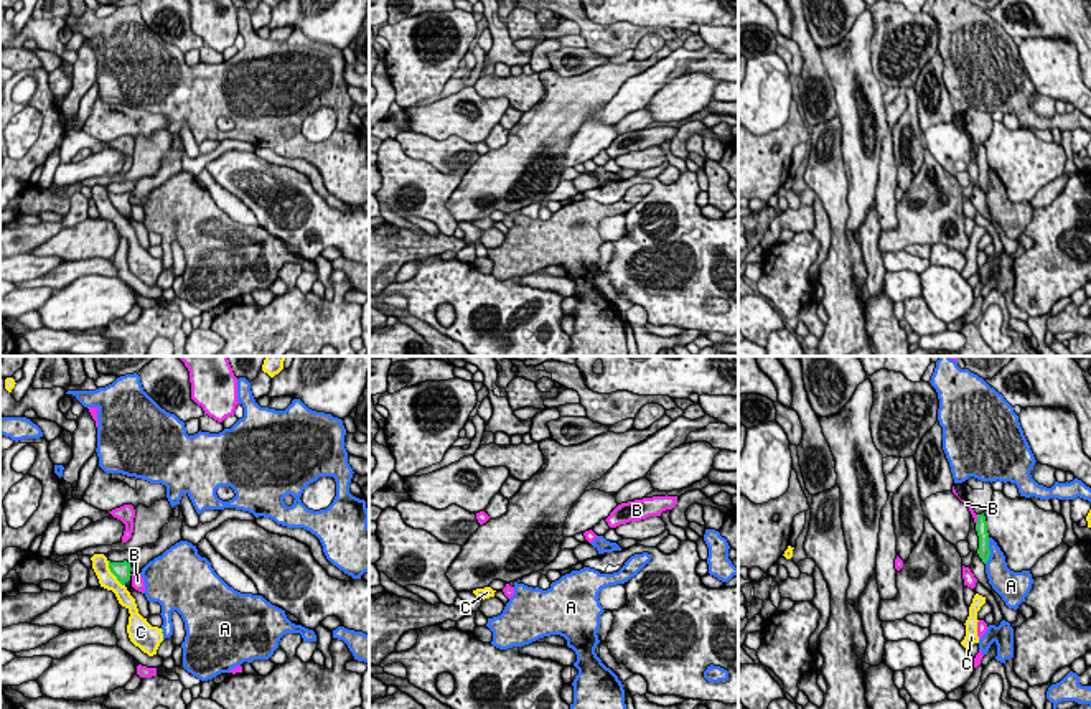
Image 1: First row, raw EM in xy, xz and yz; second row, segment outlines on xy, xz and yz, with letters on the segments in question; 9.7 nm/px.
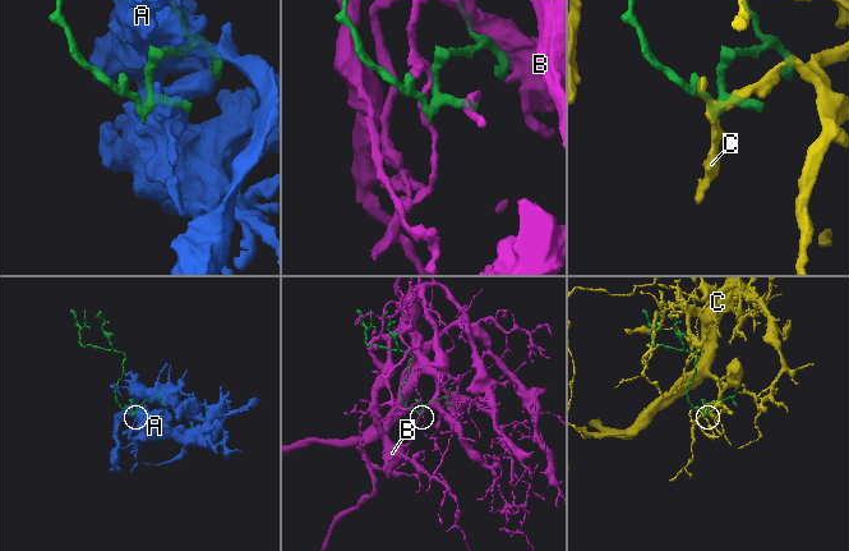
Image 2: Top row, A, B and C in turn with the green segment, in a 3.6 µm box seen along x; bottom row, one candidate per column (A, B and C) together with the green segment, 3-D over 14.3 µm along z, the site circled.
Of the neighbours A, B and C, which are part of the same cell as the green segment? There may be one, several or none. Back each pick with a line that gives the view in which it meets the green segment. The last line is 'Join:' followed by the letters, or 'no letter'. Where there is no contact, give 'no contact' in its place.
Join: no letter

